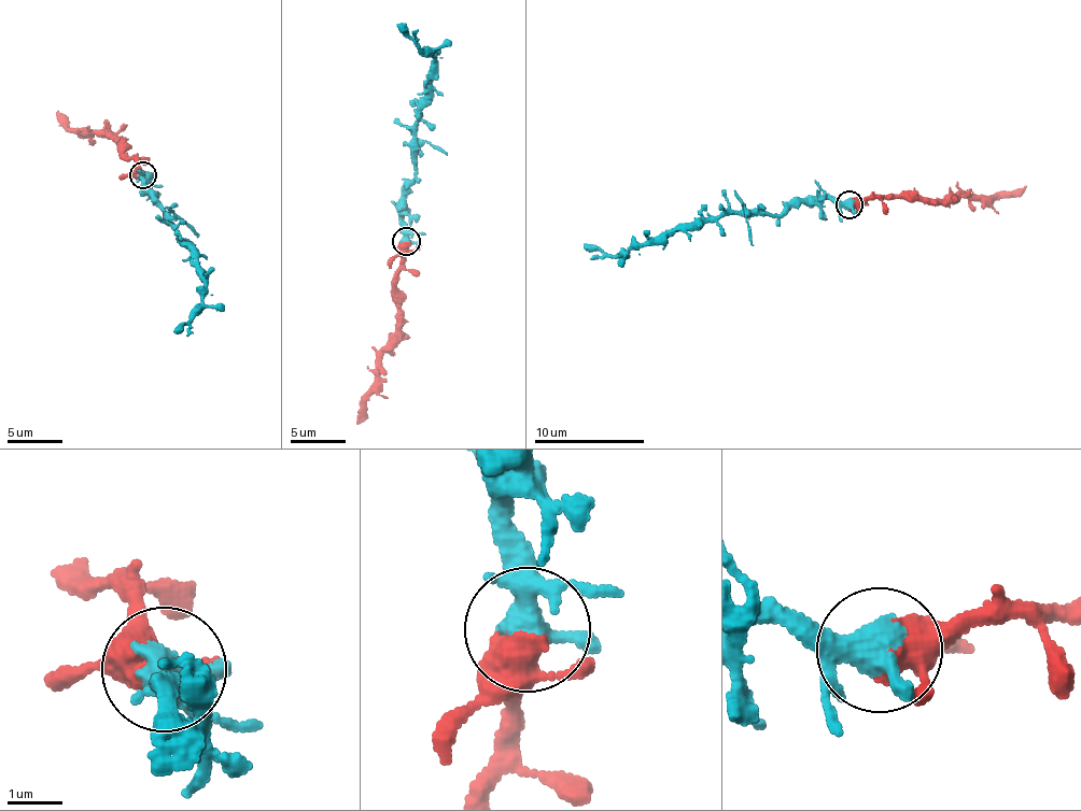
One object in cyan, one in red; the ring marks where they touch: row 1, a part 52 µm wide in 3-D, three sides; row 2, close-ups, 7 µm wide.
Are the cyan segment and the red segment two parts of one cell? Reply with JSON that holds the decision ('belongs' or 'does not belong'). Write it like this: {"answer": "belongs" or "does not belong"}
{"answer": "belongs"}

